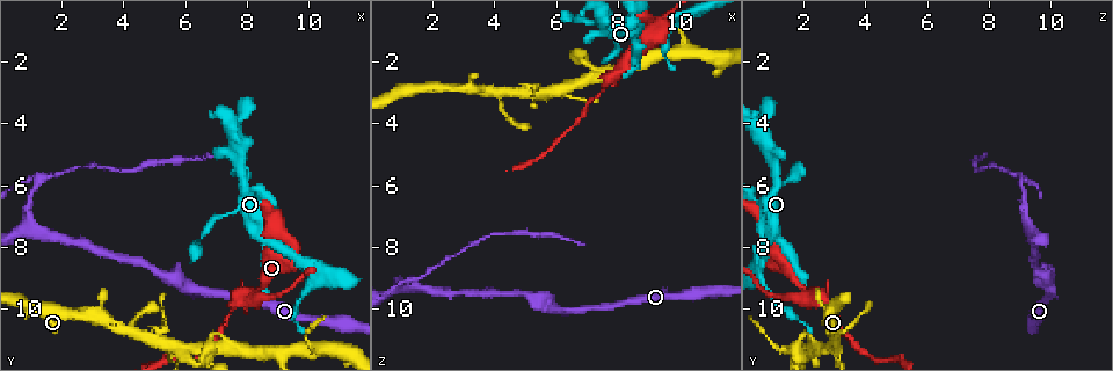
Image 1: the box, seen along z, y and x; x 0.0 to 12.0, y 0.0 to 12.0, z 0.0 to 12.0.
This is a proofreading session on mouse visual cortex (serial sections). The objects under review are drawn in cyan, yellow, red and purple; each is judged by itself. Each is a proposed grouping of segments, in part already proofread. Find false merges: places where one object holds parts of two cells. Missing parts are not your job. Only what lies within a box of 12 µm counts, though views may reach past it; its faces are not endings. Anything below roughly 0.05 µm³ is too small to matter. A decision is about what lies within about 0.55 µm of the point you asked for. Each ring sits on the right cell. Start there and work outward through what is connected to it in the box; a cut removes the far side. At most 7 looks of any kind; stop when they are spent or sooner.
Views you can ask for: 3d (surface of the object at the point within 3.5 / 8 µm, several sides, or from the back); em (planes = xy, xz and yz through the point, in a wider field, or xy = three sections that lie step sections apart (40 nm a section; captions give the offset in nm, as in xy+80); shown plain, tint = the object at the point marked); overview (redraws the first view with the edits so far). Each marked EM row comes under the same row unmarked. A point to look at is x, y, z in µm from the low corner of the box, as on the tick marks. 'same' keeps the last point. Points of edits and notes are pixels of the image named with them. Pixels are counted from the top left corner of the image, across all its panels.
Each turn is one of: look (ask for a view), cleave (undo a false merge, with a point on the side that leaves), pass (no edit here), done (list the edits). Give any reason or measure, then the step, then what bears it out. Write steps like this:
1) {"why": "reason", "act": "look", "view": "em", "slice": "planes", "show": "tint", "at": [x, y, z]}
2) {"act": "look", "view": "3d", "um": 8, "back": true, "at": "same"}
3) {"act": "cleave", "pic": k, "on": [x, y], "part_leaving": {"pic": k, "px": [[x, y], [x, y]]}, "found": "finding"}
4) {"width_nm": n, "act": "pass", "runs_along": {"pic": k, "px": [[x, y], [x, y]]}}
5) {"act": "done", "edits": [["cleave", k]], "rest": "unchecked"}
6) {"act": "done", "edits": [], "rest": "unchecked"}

{"why": "two arms in line, one across", "act": "look", "view": "3d", "um": 3.5, "at": [1.7, 7.7, 9.3]}

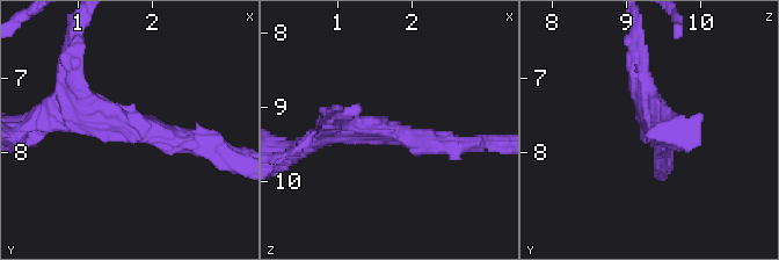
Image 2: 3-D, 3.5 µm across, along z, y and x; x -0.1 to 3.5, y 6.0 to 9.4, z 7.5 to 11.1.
{"arms": 3, "arm_widths_nm": [250, 250, 250], "act": "look", "view": "em", "slice": "xy", "step": 1, "show": "tint", "at": [1.65, 7.70, 9.30]}

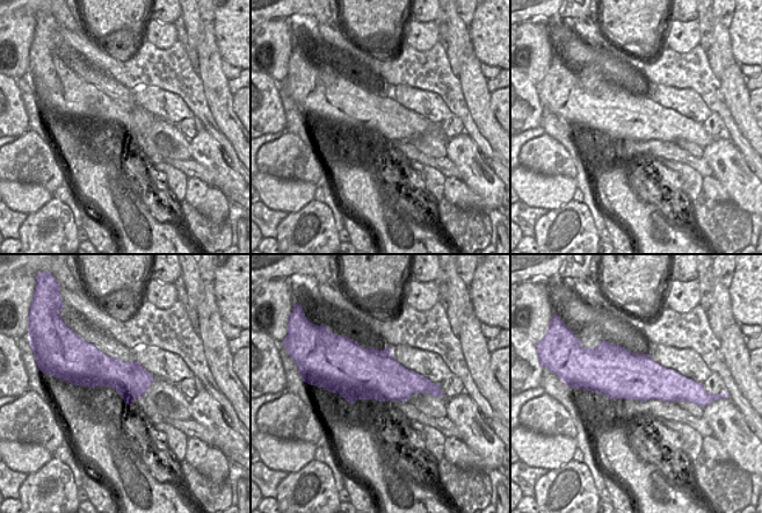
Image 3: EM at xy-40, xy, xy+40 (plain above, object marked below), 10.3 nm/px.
{"why": "another direction", "act": "look", "view": "em", "slice": "xy", "step": 3, "show": "tint", "at": "same"}

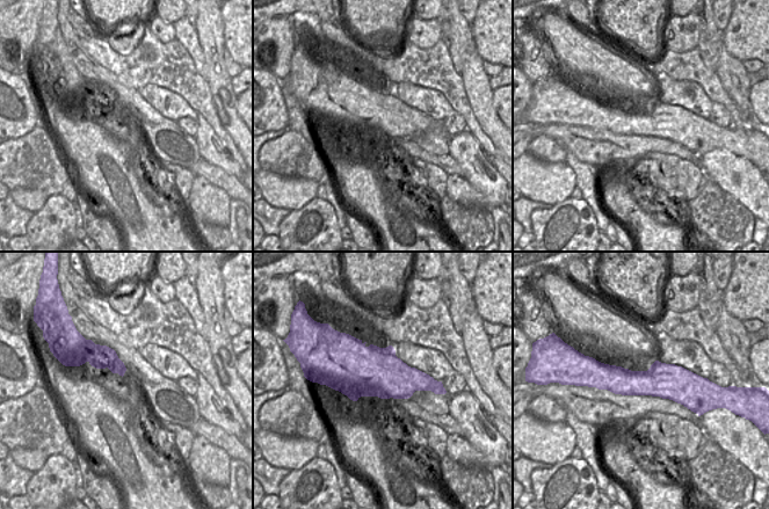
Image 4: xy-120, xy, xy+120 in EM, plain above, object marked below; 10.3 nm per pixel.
{"act": "pass", "runs_along": {"pic": 2, "px": [[201, 144], [126, 130], [73, 77]]}, "found": "continuous, no second cell"}

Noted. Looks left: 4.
{"act": "look", "view": "3d", "um": 3.5, "at": [1.1, 6.0, 9.0]}

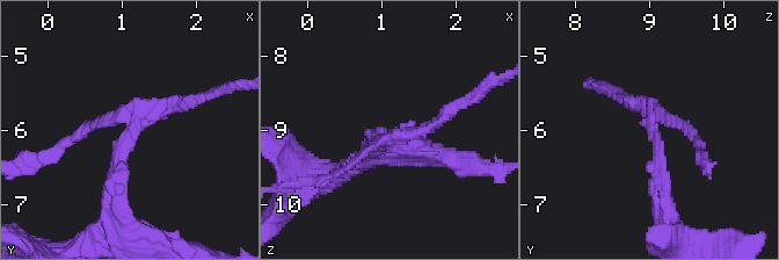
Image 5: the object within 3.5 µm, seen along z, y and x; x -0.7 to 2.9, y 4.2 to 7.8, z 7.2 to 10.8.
{"act": "cleave", "pic": 5, "on": [451, 109], "part_leaving": {"pic": 5, "px": [[409, 134], [430, 128], [502, 80]]}, "found": "two cells meet here"}

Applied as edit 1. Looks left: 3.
{"act": "look", "view": "overview"}

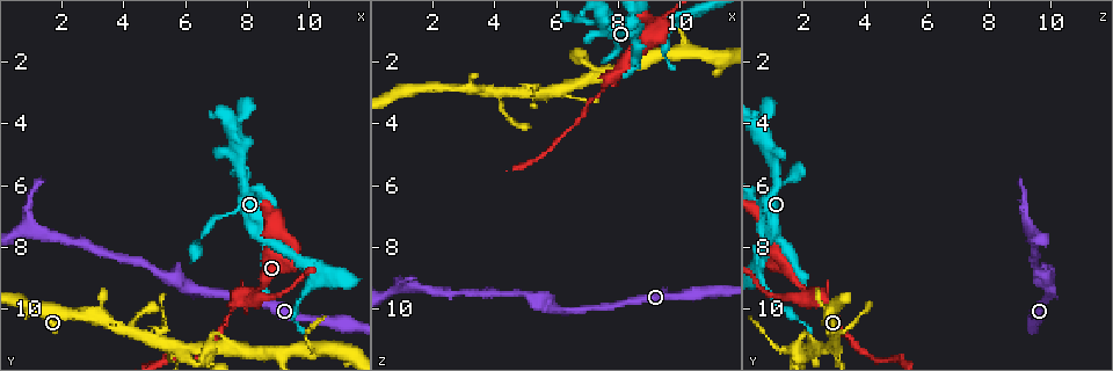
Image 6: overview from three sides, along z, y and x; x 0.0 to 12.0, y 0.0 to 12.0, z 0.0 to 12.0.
{"act": "look", "view": "3d", "um": 3.5, "at": [5.9, 11.3, 2.9]}

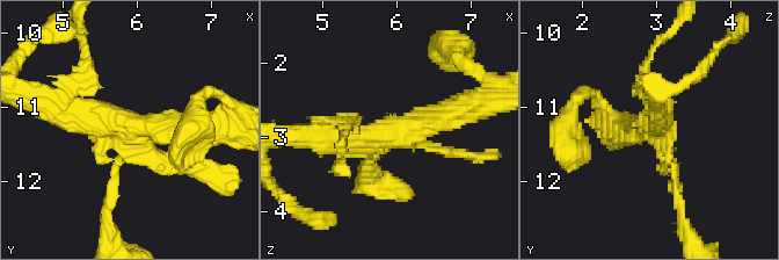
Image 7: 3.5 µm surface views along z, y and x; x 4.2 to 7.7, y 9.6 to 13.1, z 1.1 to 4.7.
{"act": "look", "view": "em", "slice": "xy", "step": 3, "show": "tint", "at": [6.00, 11.25, 2.95]}

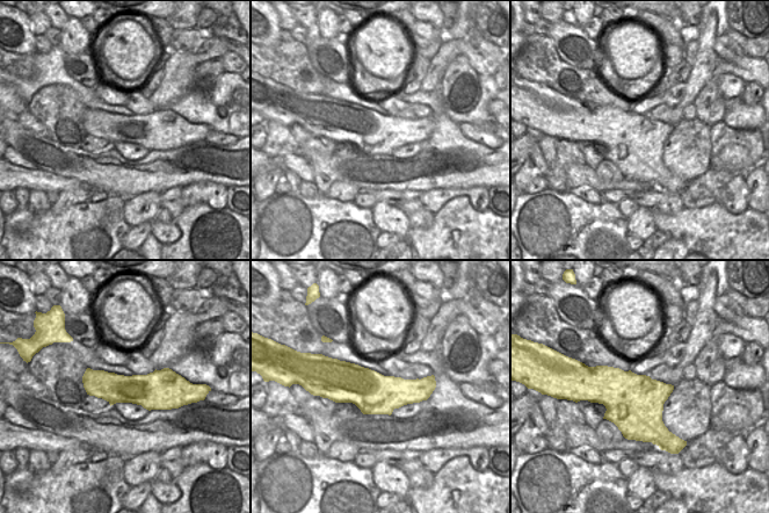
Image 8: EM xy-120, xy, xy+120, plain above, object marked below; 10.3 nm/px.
{"act": "pass", "runs_along": {"pic": 7, "px": [[324, 138], [359, 142], [466, 106]]}, "found": "all the same cell"}

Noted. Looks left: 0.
{"act": "done", "edits": [["cleave", 5]], "rest": "unchecked"}

